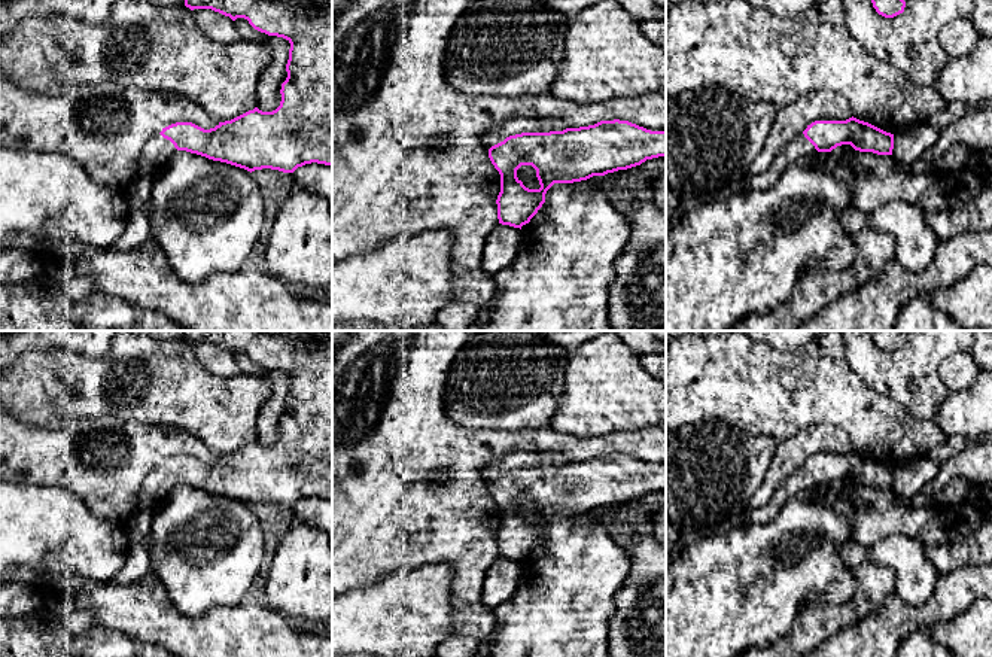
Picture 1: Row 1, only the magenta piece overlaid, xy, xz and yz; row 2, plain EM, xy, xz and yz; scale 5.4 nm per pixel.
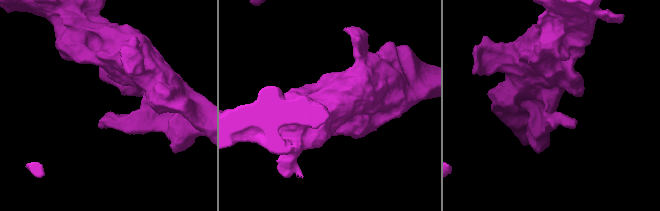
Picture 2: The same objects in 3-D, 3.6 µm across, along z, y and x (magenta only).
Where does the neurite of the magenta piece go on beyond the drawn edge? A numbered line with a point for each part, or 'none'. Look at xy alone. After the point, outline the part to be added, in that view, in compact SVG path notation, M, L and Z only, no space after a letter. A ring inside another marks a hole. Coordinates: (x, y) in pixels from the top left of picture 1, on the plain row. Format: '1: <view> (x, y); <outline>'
1: xy (157, 484); M161 468L153 469L142 483L137 498L137 511L153 511L176 486L177 483L170 474Z

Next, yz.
1: yz (799, 481); M804 468L794 471L761 508L748 510L743 526L772 521L794 496L813 492L816 487L818 484Z

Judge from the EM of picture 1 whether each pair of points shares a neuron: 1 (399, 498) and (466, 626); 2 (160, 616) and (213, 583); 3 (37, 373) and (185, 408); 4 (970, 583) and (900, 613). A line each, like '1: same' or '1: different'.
1: same
2: different
3: same
4: same

